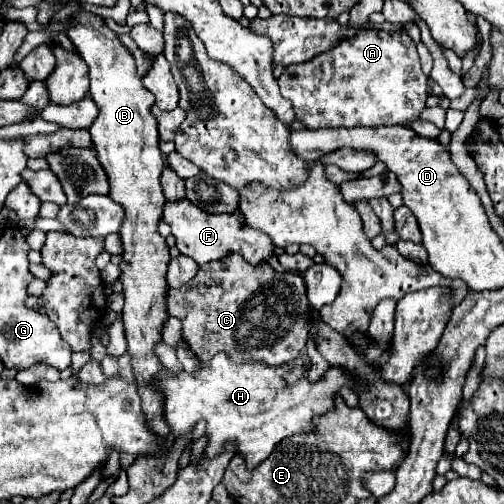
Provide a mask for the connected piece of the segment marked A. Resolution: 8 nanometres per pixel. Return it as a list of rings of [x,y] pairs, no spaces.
[[[361,30],[355,38],[351,40],[343,40],[339,42],[335,48],[303,62],[303,64],[291,64],[283,70],[283,74],[279,76],[279,88],[281,94],[285,98],[291,98],[293,106],[295,106],[295,114],[297,120],[303,122],[307,128],[353,128],[353,126],[381,126],[381,124],[411,124],[413,120],[419,118],[421,110],[425,108],[425,100],[427,100],[427,76],[421,72],[421,64],[419,64],[419,56],[417,56],[417,48],[413,44],[413,40],[407,36],[407,32],[399,32],[399,34],[387,34],[387,32],[377,32],[377,30]]]

